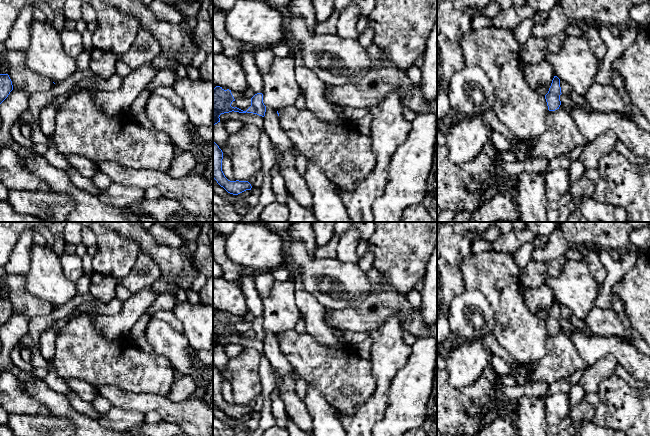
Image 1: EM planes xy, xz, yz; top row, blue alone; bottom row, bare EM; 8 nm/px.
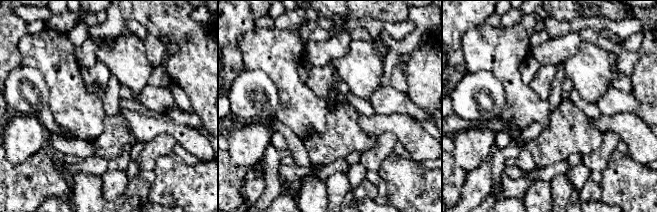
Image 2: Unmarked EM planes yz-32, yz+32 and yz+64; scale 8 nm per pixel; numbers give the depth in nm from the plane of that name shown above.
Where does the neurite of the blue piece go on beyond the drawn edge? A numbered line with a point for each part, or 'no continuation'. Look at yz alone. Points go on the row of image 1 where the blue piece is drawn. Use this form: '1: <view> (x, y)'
no continuation

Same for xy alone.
no continuation

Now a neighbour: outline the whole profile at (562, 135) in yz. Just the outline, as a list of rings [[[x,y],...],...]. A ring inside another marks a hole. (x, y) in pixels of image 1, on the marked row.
[[[561,104],[557,110],[548,111],[546,130],[540,135],[527,139],[530,146],[528,156],[550,161],[577,146],[585,147],[590,143],[590,140],[579,131],[572,117],[572,110],[572,107]]]

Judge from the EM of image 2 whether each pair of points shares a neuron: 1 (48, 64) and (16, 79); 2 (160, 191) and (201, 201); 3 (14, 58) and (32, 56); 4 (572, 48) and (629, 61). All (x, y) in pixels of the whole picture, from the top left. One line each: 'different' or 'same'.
1: different
2: same
3: different
4: different

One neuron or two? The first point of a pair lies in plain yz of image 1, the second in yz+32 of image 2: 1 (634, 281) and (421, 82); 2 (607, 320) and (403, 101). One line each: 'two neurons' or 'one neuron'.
1: one neuron
2: one neuron

